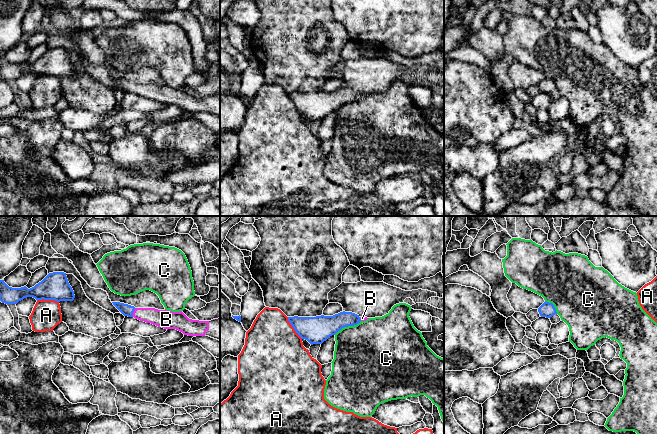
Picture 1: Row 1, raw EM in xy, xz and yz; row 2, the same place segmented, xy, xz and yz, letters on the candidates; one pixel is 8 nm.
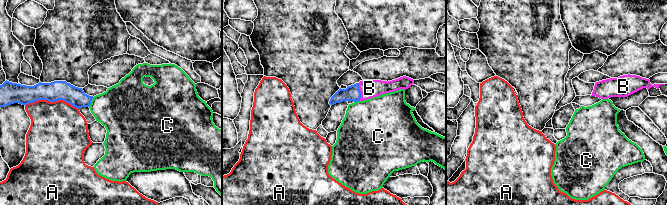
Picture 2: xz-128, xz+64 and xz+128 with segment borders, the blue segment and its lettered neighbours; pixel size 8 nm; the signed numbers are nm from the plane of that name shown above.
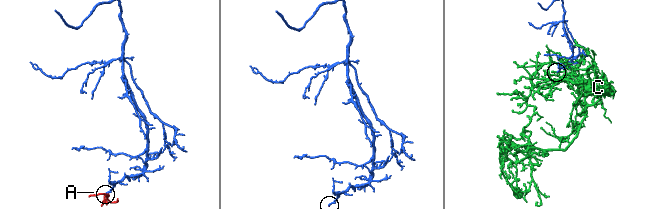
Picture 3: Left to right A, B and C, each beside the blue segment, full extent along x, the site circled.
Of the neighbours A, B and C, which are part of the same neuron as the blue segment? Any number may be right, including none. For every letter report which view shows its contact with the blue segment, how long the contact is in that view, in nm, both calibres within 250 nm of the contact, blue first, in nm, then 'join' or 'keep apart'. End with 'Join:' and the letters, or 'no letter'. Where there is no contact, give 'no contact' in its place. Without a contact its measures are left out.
A: xy | 180 nm | 220/240 nm | keep apart
B: xy | 80 nm | 100/140 nm | join
C: xz | 240 nm | 220/460 nm | keep apart
Join: B

